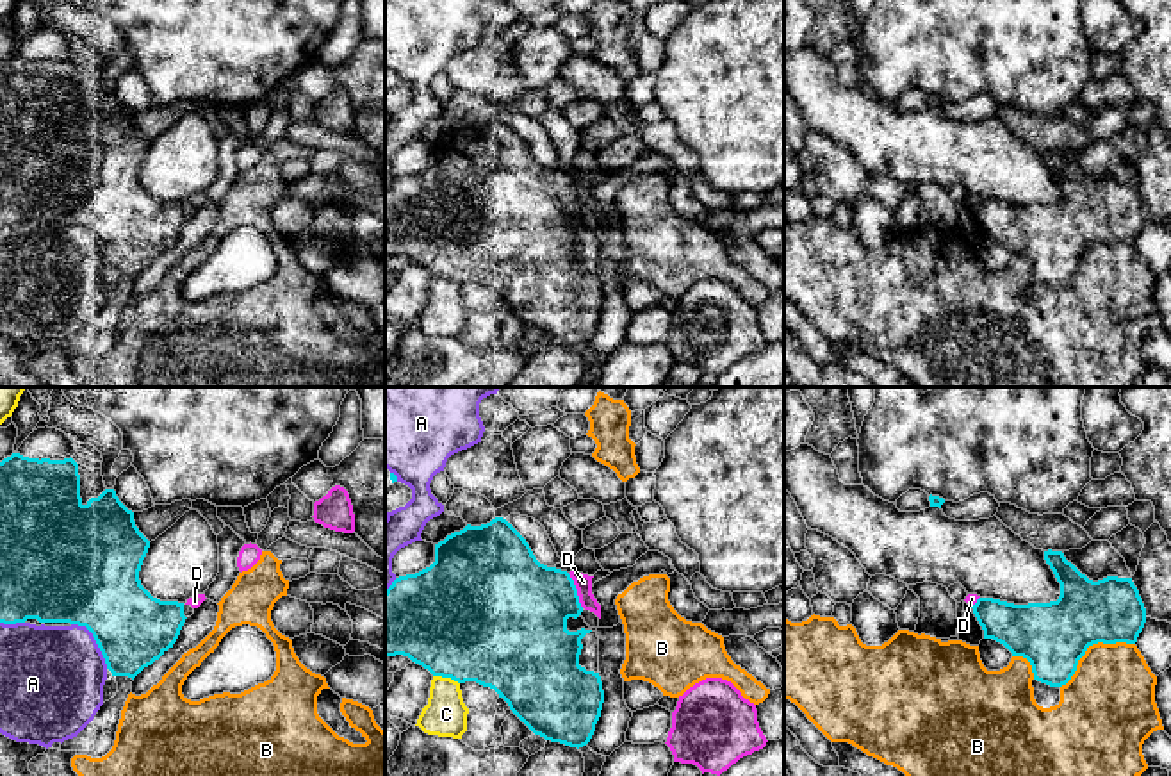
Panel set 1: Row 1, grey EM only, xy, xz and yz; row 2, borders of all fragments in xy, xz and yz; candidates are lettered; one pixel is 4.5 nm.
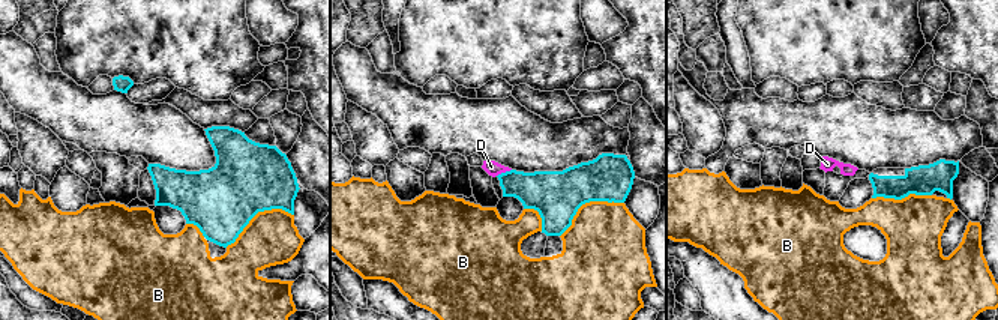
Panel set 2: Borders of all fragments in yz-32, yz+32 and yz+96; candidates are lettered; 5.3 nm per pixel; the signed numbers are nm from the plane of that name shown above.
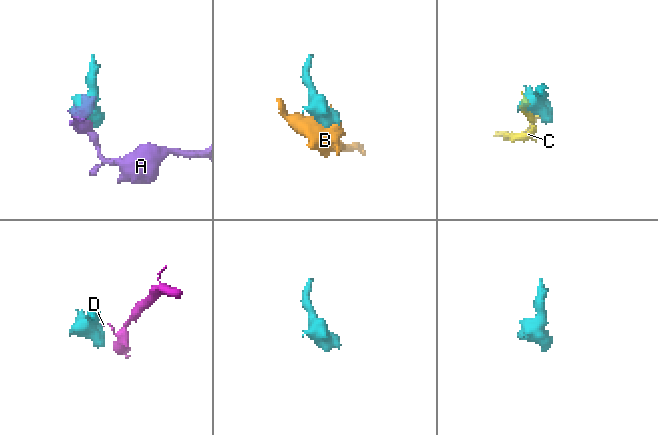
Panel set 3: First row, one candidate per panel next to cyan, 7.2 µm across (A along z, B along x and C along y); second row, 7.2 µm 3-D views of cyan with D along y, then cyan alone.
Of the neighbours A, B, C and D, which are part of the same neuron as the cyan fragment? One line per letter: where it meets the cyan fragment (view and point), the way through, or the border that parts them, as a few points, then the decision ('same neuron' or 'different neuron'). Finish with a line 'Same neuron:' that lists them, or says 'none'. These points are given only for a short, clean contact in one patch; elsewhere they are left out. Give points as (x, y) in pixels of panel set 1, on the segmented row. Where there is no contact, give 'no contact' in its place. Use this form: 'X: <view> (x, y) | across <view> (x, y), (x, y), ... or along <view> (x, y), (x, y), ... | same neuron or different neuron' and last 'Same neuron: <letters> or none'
A: xy (95, 639) | different neuron
B: yz (1091, 644) | different neuron
C: xz (446, 676) | different neuron
D: xz (576, 591) | along xz (567, 573), (583, 607) | different neuron
Same neuron: none

